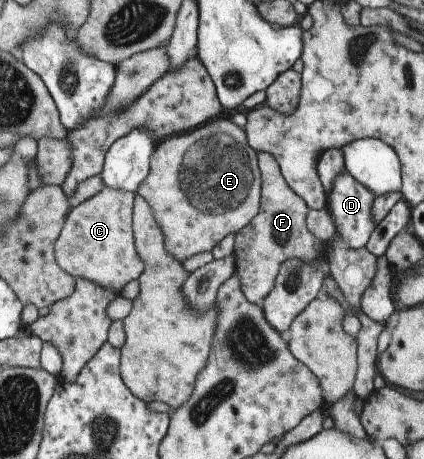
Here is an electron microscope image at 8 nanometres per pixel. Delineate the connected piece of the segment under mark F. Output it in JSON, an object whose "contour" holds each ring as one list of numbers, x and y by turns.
{"contour":[[264,151,257,152,258,168,262,179,259,213,239,233,234,235,235,277,246,300,263,307,265,298,274,288,281,266,290,259,315,265,318,241,307,229,306,219,310,209,306,203,286,184,275,158]]}

